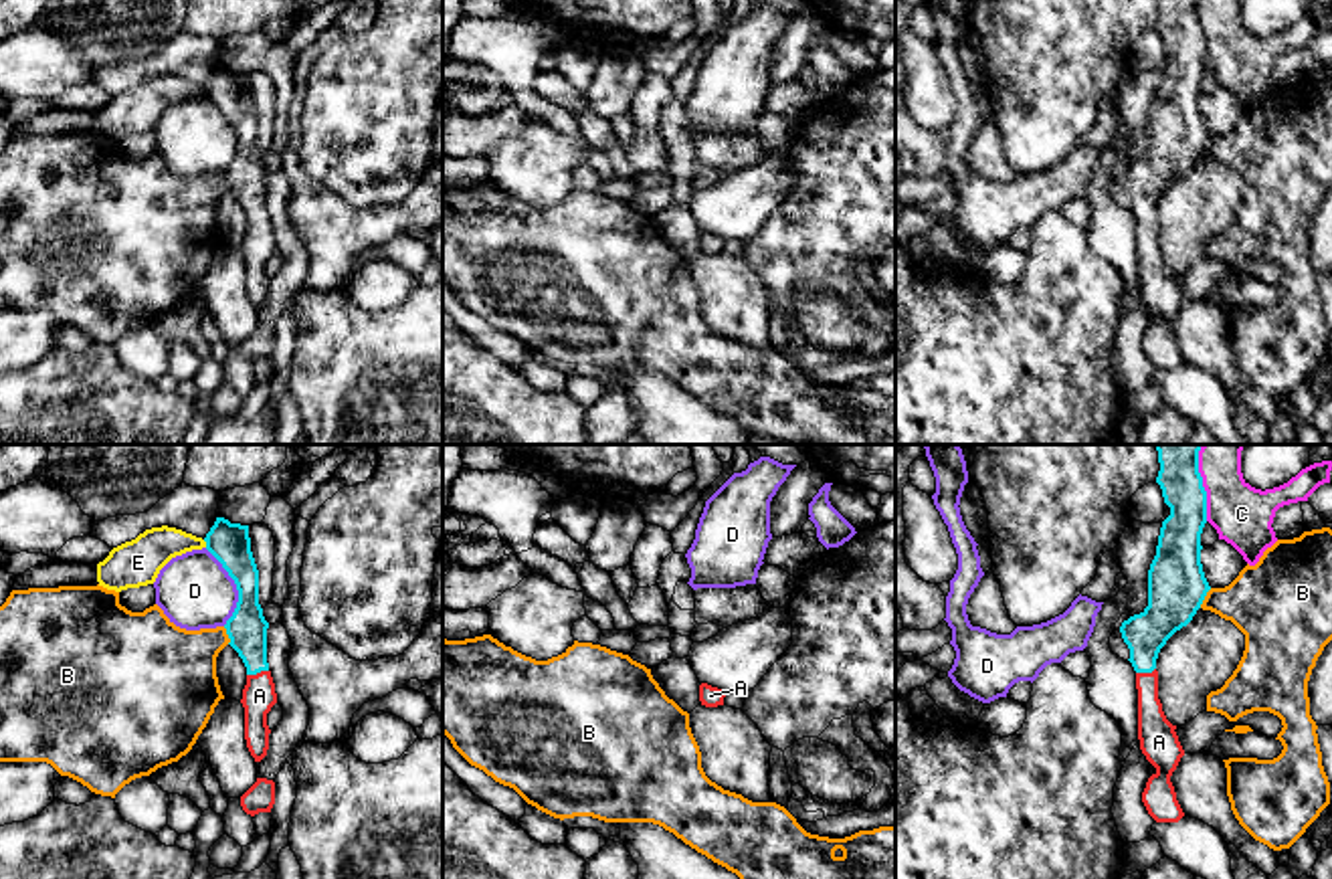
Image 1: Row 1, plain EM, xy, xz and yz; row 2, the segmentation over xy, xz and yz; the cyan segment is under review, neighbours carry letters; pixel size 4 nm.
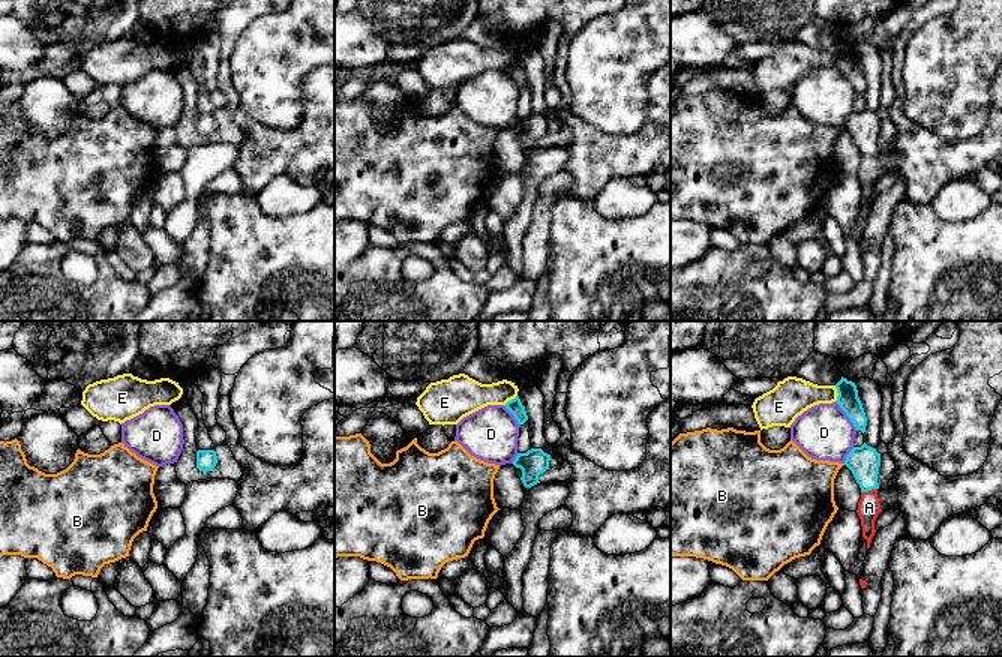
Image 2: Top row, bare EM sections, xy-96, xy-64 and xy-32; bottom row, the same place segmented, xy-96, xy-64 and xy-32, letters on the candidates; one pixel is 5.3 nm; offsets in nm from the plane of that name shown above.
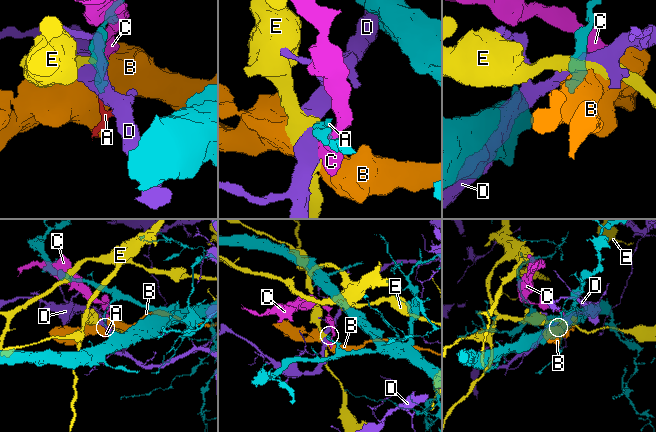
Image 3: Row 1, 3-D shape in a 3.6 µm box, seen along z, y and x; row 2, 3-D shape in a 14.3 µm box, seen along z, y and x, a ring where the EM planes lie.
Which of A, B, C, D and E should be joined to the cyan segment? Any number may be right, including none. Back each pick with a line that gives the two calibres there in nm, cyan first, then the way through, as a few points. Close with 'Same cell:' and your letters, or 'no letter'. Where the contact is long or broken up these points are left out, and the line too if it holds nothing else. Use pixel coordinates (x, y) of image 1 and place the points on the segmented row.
A: calibres 160 and 130 nm; way xy (247, 629), (257, 671), (259, 696)
Same cell: A

